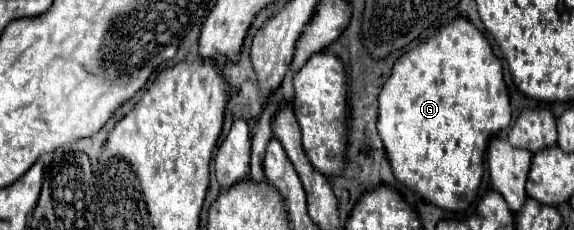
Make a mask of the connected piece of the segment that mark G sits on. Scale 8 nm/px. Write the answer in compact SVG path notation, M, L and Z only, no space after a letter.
M465 17L453 19L427 43L407 51L395 63L391 77L379 95L377 131L385 145L393 175L425 201L445 211L461 213L473 203L483 177L483 155L487 145L491 137L495 137L509 123L511 107L501 61L495 57L487 37Z

